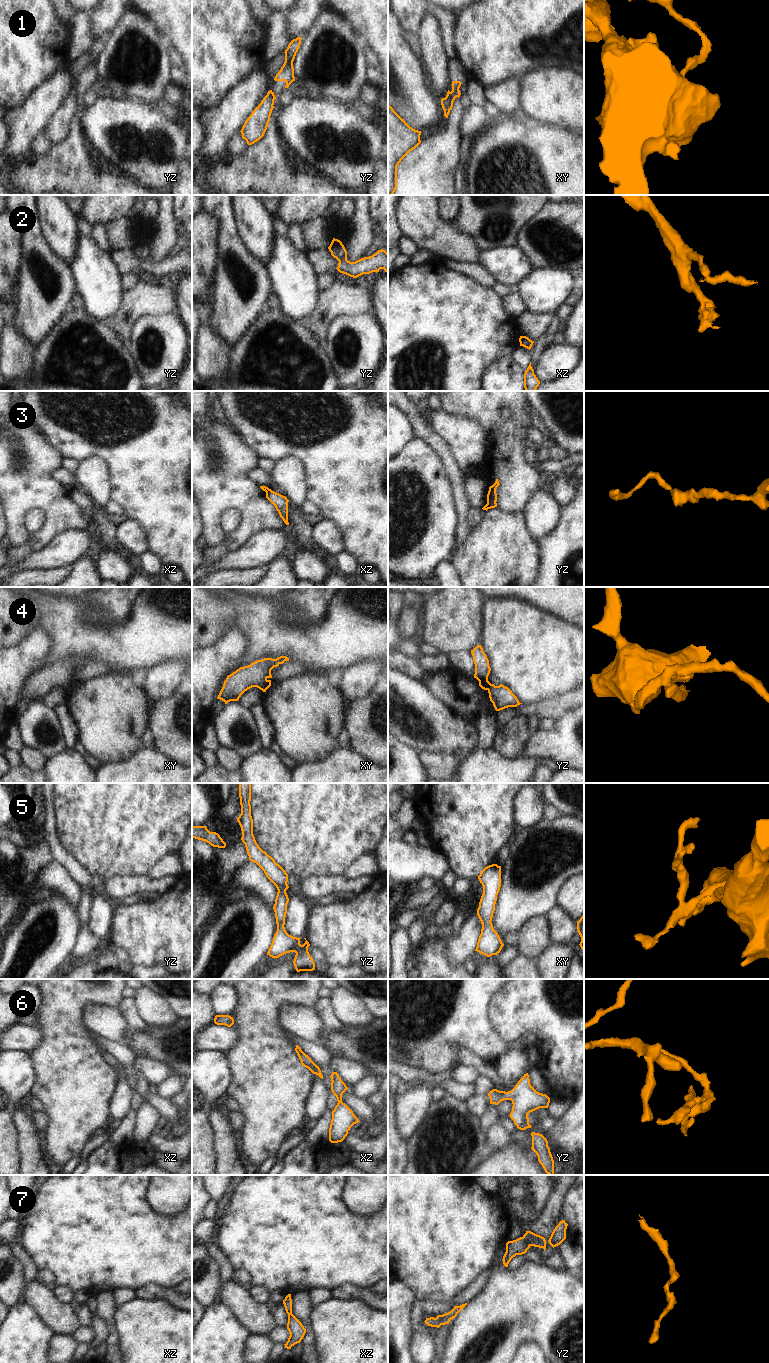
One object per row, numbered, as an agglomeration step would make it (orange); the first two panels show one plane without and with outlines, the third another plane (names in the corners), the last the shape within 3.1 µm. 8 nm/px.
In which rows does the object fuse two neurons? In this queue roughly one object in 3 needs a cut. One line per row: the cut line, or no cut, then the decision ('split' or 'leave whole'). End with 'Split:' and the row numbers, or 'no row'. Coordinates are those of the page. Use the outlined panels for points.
1: cut xy (447, 93), (454, 98); split
2: cut yz (346, 257), (337, 259); split
3: cut yz (485, 505), (489, 508); split
4: cut yz (490, 683), (487, 689); split
5: cut none; leave whole
6: cut none; leave whole
7: cut none; leave whole
Split: 1, 2, 3, 4

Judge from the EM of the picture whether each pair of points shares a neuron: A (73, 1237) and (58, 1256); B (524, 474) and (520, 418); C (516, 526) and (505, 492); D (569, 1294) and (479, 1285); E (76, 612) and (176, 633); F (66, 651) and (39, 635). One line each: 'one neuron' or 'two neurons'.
A: one neuron
B: one neuron
C: two neurons
D: two neurons
E: one neuron
F: two neurons

